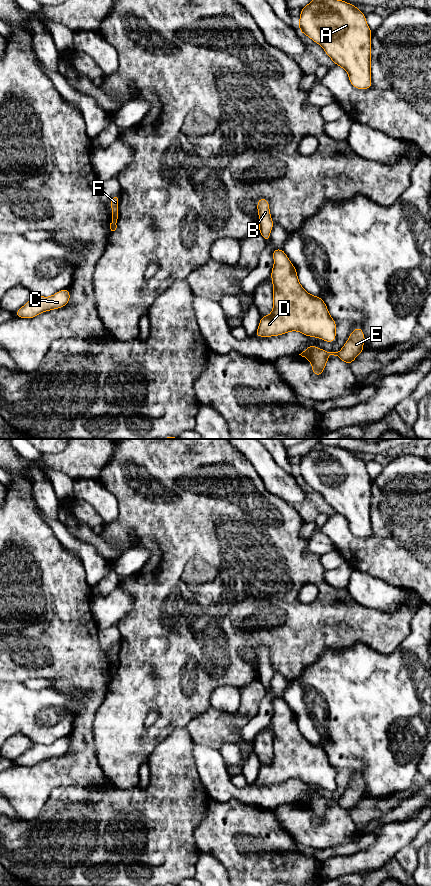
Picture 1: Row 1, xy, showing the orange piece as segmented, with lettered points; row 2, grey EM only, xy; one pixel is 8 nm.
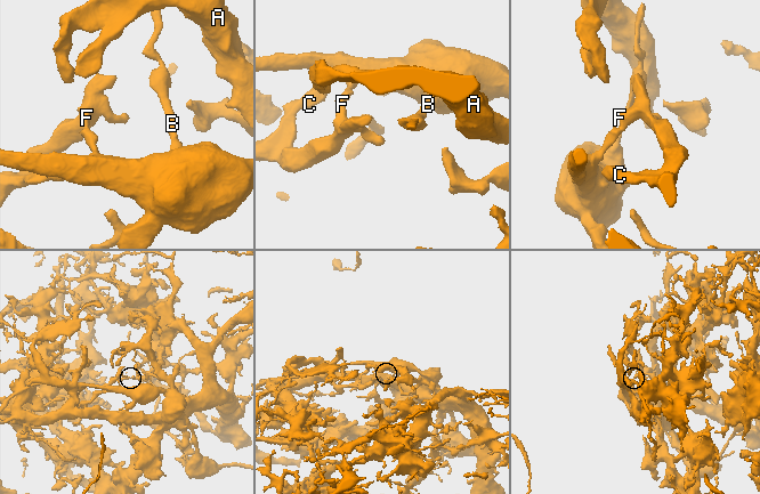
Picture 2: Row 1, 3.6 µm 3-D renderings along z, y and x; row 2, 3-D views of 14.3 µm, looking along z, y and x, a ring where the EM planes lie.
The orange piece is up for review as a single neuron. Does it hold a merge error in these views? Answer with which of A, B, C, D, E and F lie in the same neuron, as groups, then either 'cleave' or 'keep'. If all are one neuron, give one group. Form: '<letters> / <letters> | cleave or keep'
A C F / B D E | cleave

